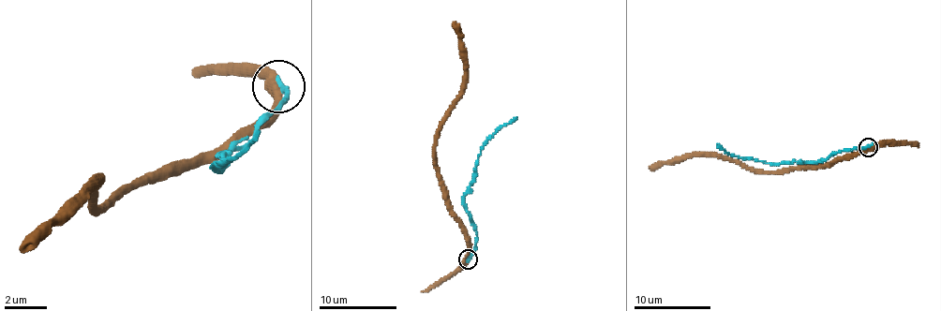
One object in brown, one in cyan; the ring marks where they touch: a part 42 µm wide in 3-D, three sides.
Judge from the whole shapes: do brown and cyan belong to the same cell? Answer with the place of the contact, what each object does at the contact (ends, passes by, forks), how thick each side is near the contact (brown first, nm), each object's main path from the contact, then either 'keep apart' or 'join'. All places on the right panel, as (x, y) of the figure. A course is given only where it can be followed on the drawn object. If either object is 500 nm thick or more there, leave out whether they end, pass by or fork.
(868, 147) | brown passes by | cyan ends | 440/280 nm | brown via (868, 147), (827, 165), (806, 165), (789, 170), (761, 170), (717, 155), (658, 161), (649, 168) | cyan via (868, 147), (839, 151), (821, 162), (763, 163), (733, 156), (717, 144) | keep apart

